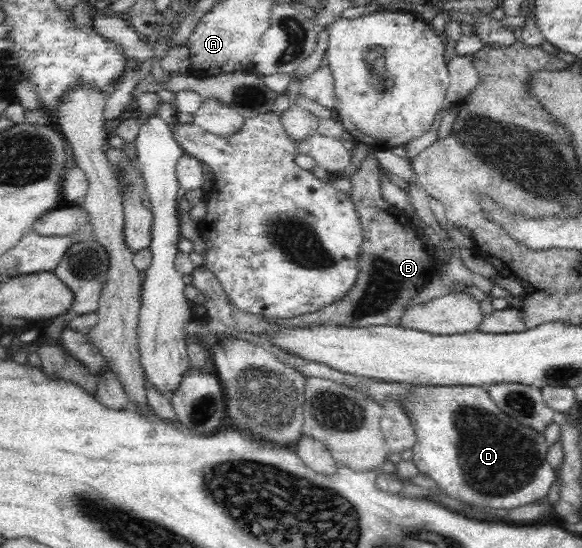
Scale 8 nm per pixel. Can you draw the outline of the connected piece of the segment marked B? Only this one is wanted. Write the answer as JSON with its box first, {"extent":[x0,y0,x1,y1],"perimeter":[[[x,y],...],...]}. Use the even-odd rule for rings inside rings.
{"extent":[279,152,435,328],"perimeter":[[[369,152],[368,156],[352,174],[350,181],[352,182],[351,191],[348,196],[354,202],[353,206],[361,222],[361,245],[357,253],[357,279],[348,289],[340,300],[324,305],[324,308],[317,309],[316,312],[303,314],[292,317],[290,320],[279,320],[284,325],[348,325],[356,328],[370,327],[373,325],[388,327],[400,327],[400,319],[404,311],[410,308],[408,302],[415,296],[420,294],[424,285],[430,280],[435,270],[435,260],[424,249],[418,236],[416,227],[410,218],[396,207],[388,204],[382,197],[380,191],[381,174],[378,173],[379,162],[376,160],[375,153]]]}

